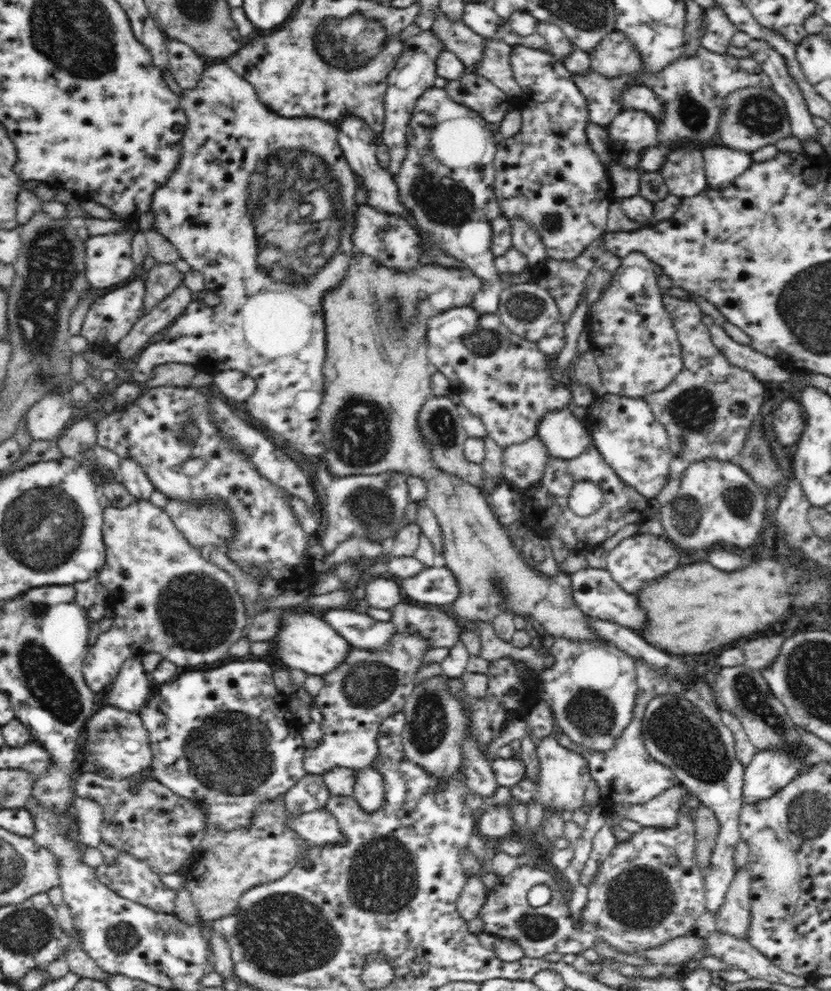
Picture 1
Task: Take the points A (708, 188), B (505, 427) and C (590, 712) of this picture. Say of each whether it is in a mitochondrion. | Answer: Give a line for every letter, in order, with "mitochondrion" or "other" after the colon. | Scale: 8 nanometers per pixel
A: other
B: other
C: mitochondrion

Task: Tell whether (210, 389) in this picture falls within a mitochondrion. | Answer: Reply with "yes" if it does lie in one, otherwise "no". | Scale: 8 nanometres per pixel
no

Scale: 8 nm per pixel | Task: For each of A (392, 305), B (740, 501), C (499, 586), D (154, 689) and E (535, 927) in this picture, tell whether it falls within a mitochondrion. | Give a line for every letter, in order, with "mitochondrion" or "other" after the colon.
A: mitochondrion
B: mitochondrion
C: mitochondrion
D: other
E: mitochondrion

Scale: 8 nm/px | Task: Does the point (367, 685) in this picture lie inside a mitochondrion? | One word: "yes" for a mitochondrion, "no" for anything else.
yes

